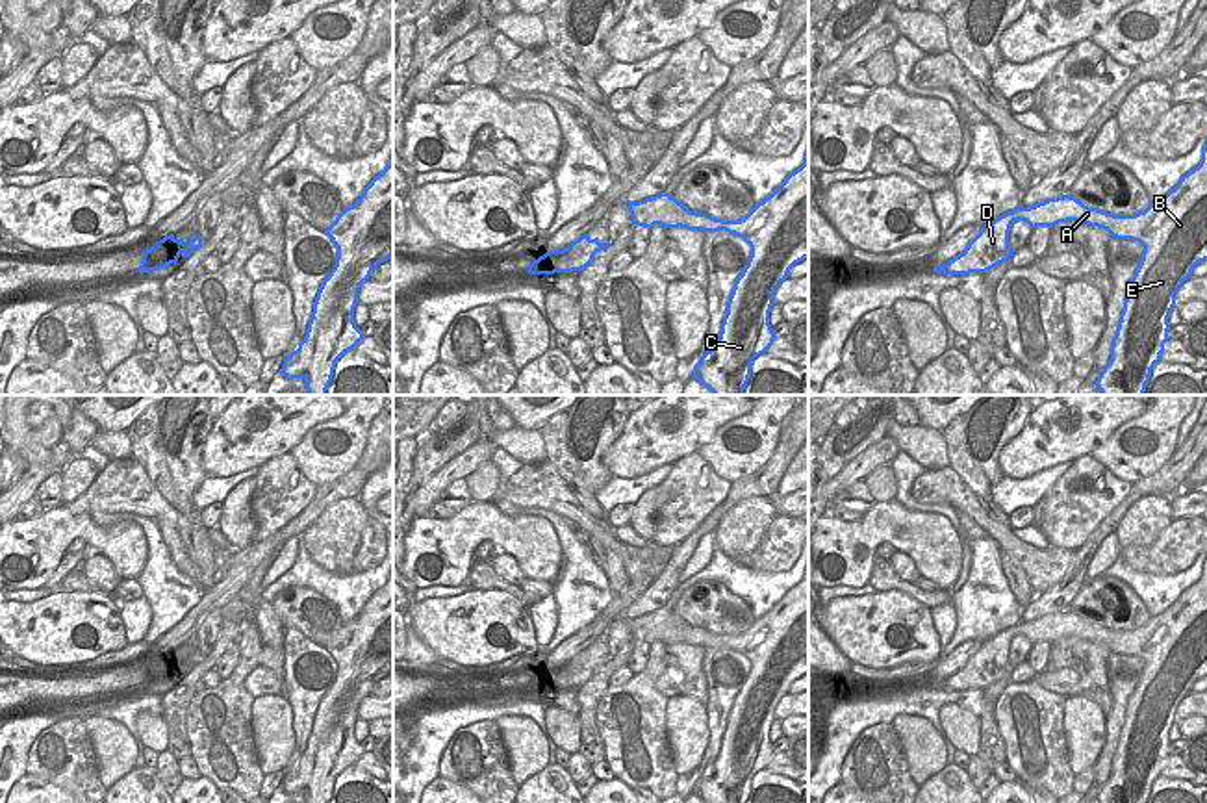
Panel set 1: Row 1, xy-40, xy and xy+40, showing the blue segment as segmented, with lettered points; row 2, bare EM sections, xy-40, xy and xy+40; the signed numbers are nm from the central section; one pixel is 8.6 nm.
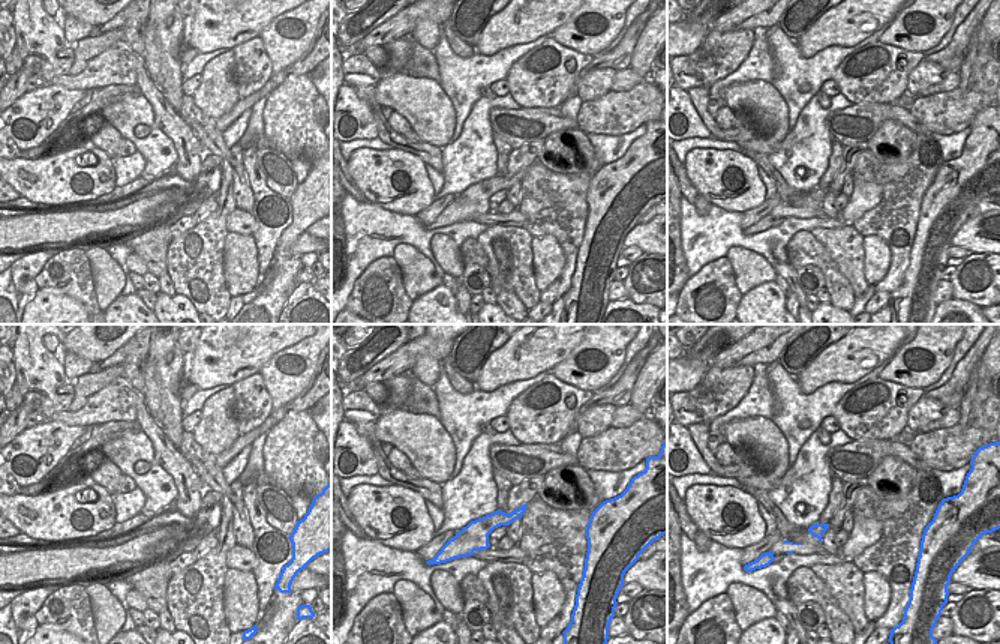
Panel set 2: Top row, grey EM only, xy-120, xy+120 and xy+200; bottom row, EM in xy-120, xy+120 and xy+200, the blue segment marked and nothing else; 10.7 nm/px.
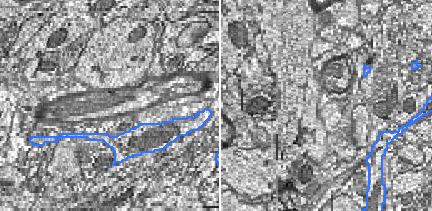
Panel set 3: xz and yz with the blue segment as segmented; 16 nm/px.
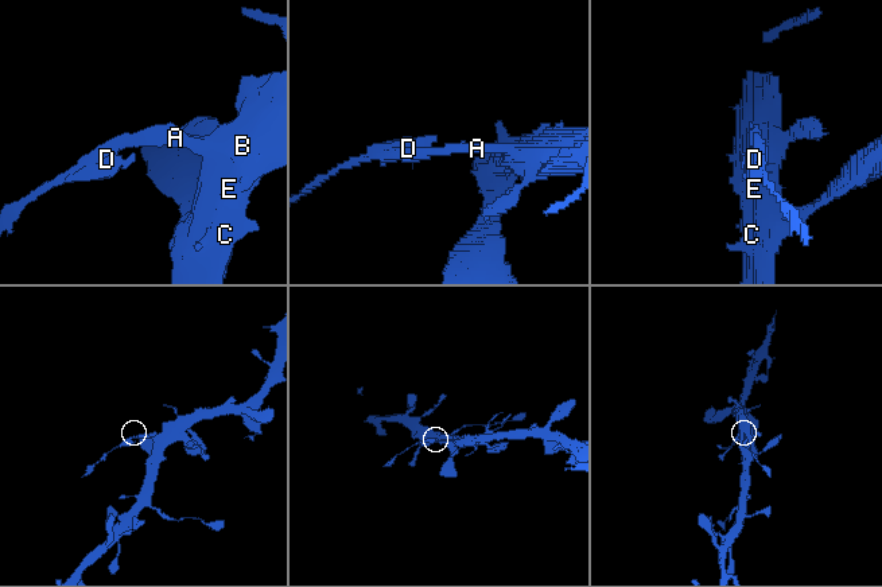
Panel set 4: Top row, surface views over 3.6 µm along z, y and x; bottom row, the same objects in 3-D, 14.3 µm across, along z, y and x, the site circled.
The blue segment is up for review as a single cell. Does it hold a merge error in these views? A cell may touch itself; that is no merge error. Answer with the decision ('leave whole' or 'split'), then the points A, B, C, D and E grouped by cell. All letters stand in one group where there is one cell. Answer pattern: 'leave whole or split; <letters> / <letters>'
split; A D / B C E

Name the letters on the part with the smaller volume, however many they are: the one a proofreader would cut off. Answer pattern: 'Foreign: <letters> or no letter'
Foreign: A, D

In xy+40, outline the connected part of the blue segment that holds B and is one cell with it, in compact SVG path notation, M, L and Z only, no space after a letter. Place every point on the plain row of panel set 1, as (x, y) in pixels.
M1207 558L1200 580L1183 590L1164 612L1151 616L1144 627L1114 631L1098 625L1096 634L1103 638L1098 644L1112 653L1138 656L1144 662L1142 675L1127 699L1111 775L1099 788L1096 803L1146 803L1170 755L1168 733L1175 721L1175 708L1192 692L1194 682L1207 675Z

